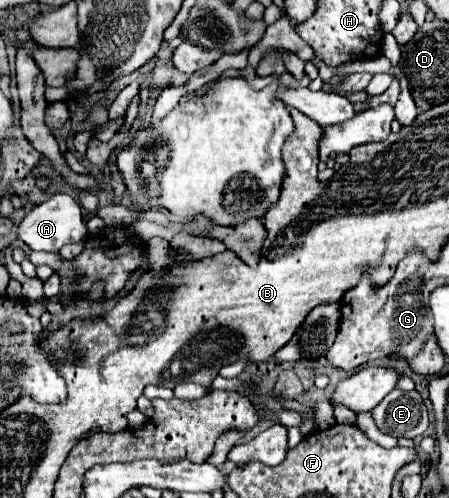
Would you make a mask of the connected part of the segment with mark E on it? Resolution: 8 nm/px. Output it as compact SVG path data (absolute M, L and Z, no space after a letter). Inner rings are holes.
M395 389L369 413L385 435L397 439L421 437L429 425L427 407L423 405L419 391Z

